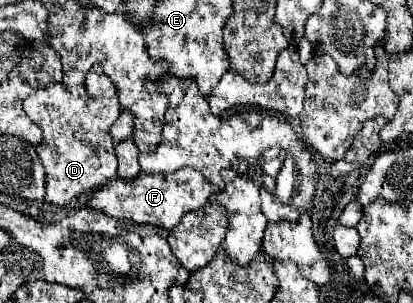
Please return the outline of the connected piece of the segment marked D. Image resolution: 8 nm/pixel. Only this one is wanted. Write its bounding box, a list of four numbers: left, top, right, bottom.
[23,70,121,205]

